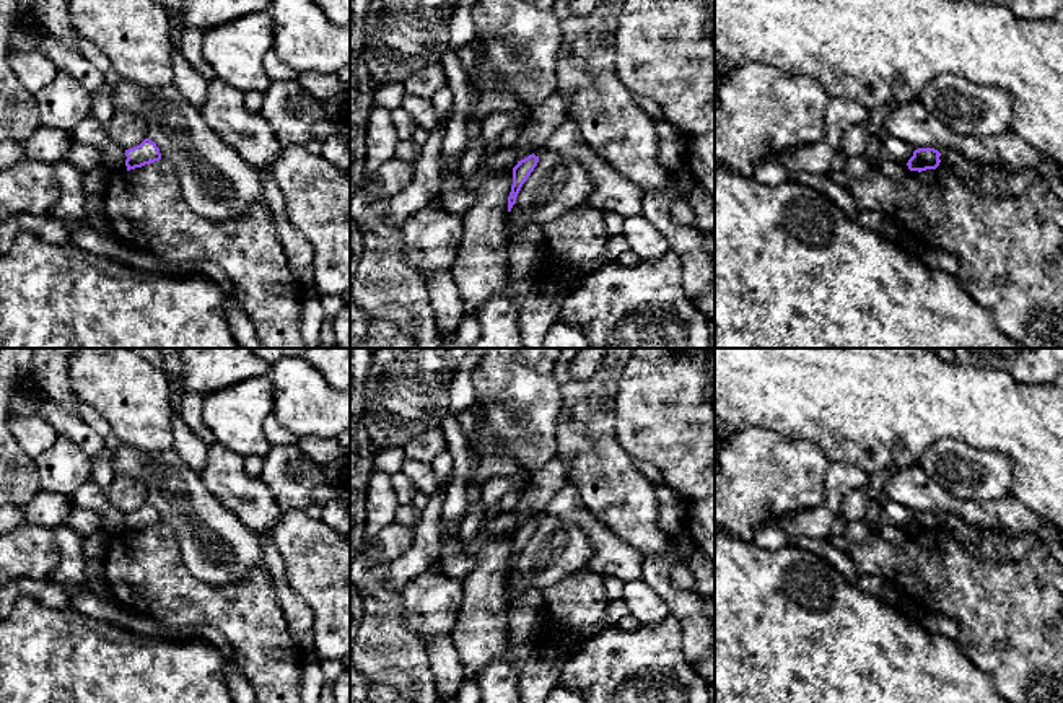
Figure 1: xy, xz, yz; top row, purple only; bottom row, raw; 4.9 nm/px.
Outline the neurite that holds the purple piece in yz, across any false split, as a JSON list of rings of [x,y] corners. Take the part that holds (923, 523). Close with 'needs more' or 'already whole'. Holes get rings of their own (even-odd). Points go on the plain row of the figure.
[[[918,513],[913,516],[913,521],[908,524],[907,531],[910,535],[926,535],[936,534],[941,527],[941,517],[934,513]]]; already whole

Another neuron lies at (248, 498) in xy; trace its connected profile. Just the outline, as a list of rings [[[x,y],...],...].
[[[213,443],[205,467],[199,472],[205,488],[247,527],[267,535],[280,521],[273,493],[262,478],[246,472],[243,456]]]

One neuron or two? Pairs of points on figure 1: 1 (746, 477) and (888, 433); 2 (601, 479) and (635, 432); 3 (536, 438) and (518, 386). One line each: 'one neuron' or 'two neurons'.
1: two neurons
2: two neurons
3: one neuron

